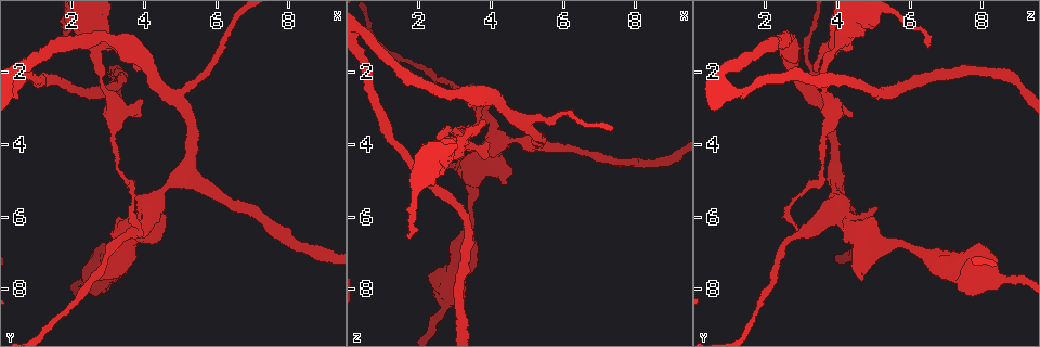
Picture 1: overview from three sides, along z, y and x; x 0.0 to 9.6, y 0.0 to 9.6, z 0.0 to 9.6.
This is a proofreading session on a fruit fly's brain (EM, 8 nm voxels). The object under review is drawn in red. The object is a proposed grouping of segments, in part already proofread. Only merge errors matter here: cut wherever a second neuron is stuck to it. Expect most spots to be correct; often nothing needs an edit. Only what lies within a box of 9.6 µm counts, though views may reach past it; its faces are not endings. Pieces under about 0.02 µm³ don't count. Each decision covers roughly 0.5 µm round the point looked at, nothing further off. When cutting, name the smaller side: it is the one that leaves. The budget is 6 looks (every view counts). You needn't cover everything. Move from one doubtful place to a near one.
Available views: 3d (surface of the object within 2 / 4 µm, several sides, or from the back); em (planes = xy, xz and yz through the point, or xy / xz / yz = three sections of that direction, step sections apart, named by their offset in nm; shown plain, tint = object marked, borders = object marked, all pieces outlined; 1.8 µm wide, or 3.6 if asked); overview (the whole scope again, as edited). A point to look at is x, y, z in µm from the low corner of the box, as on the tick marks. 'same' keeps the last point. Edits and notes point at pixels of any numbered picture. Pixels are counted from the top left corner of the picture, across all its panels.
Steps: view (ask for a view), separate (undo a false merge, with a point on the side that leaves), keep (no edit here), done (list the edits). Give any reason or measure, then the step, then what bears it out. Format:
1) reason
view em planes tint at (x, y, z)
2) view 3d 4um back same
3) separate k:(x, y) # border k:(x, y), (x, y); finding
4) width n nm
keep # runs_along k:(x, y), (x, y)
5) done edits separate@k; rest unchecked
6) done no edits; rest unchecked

three-way junction
view em 3.6um planes tint at (3.40, 6.75, 4.95)

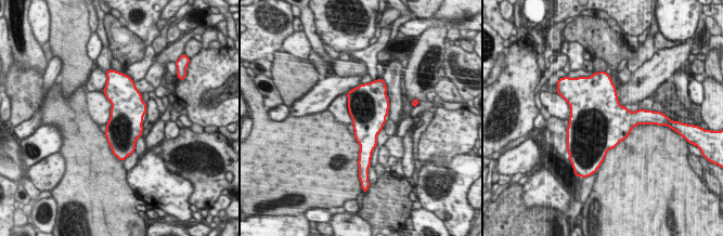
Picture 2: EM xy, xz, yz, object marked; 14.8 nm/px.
keep # all the same neuron

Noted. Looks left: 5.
two arms in line, one across
view em xy step 8 tint at (2.70, 1.25, 4.05)

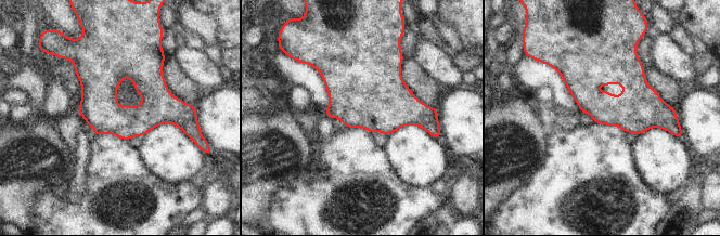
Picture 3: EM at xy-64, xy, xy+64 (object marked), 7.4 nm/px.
view em yz step 16 tint same

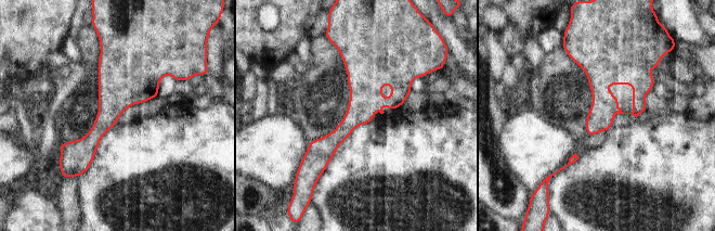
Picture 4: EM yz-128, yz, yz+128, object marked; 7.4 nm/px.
keep # runs_along 4:(351, 49), (359, 112), (320, 167); all the same neuron

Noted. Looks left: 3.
sudden change in width
view em planes tint at (3.20, 3.05, 3.90)

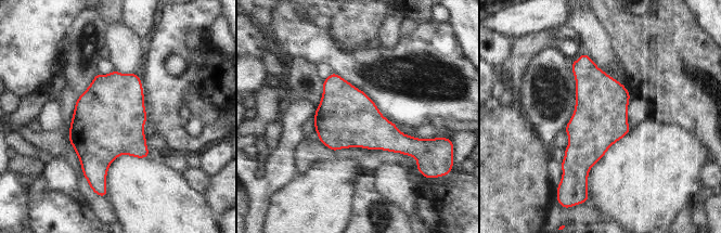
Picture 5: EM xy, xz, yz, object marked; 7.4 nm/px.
keep # all the same neuron

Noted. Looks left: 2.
done no edits; rest unchecked

